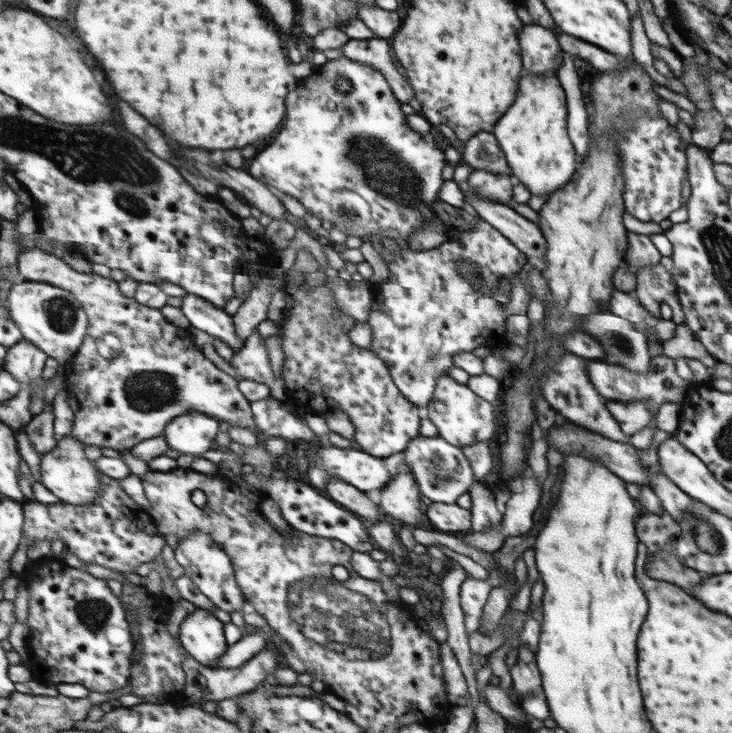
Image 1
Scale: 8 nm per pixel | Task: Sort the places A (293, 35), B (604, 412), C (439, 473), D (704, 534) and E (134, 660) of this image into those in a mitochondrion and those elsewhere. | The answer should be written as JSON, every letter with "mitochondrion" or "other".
{"A":"other","B":"other","C":"mitochondrion","D":"mitochondrion","E":"other"}

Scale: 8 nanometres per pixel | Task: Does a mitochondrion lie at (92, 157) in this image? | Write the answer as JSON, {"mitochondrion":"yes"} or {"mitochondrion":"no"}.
{"mitochondrion":"yes"}

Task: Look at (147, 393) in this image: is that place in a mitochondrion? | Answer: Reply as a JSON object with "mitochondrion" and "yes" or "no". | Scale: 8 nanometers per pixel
{"mitochondrion":"yes"}

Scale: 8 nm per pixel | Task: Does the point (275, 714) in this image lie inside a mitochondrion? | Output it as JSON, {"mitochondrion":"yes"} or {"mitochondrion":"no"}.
{"mitochondrion":"yes"}

